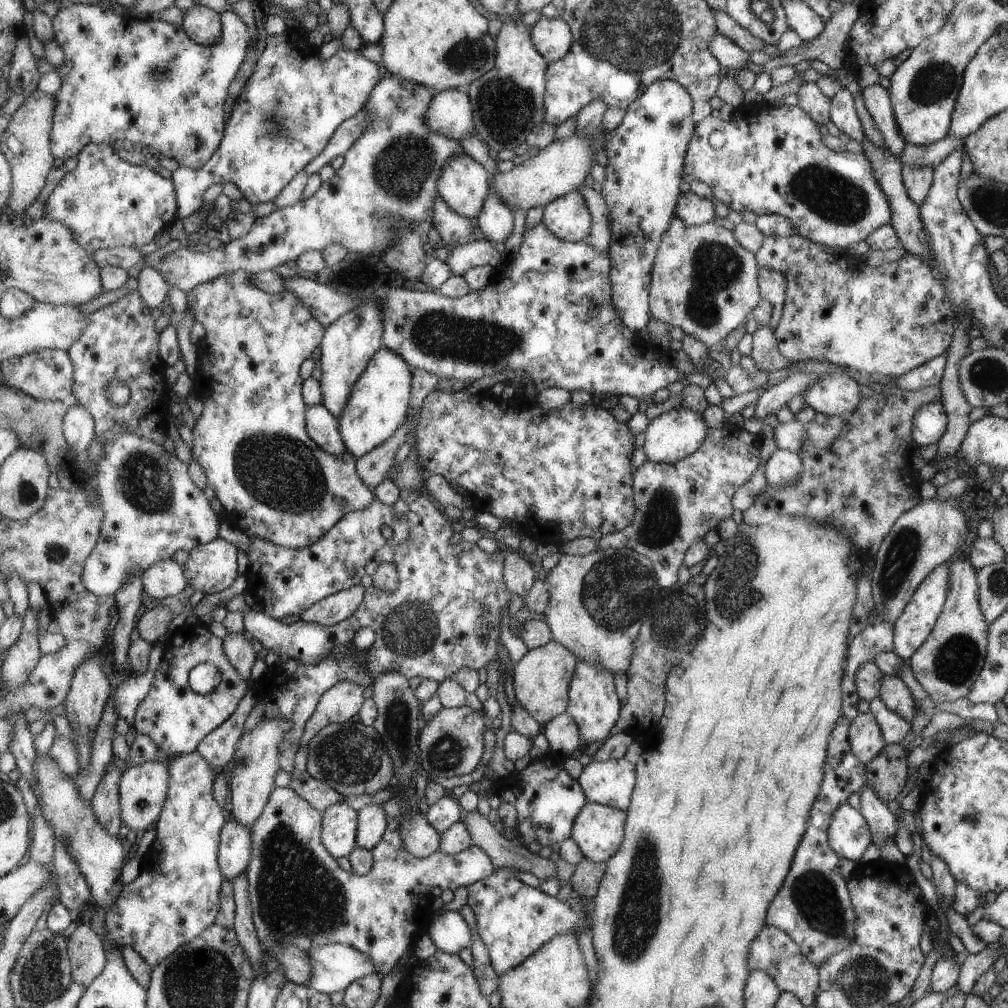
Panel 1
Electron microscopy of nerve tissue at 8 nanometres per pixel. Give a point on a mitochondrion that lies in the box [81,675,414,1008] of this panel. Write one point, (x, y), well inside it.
(298, 896)

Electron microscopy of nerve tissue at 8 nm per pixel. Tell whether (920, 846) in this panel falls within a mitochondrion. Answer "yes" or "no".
no

